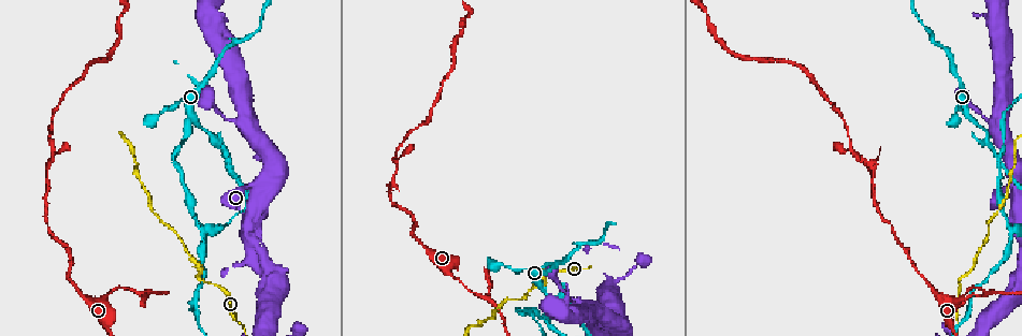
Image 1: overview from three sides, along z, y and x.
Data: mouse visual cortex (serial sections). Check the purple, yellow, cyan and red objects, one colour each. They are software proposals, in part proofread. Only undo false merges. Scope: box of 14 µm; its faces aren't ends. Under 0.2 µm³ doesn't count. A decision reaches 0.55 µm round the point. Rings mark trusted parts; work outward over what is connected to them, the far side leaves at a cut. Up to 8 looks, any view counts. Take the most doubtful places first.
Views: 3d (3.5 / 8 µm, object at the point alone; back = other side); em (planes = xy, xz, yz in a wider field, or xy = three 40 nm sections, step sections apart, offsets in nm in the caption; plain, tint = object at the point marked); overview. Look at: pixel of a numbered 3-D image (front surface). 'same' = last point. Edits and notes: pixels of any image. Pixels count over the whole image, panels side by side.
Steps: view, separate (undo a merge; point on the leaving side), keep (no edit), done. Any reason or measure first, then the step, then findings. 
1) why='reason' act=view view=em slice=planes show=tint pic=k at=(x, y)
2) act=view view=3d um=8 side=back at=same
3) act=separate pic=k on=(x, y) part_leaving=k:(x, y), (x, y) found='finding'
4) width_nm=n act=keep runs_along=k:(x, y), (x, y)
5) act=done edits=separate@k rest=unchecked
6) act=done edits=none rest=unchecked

why='sharp bend' act=view view=3d um=3.5 pic=1 at=(872, 165)

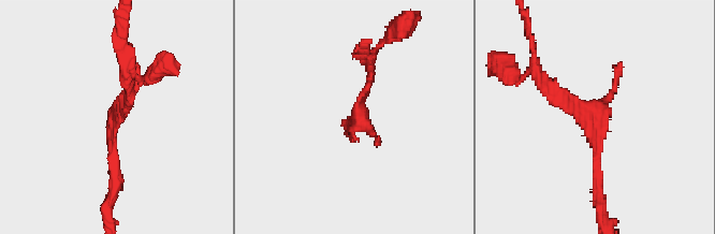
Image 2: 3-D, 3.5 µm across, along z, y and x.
act=view view=em slice=planes show=tint pic=2 at=(116, 115)

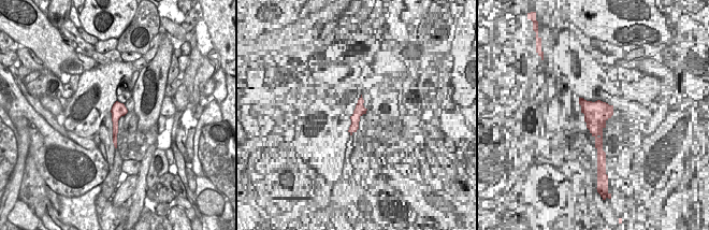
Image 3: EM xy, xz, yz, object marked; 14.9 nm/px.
act=keep runs_along=2:(599, 190), (596, 117), (541, 85) found='one cell here'

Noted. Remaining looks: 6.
why='thick turns thin' act=view view=3d um=3.5 pic=1 at=(108, 294)

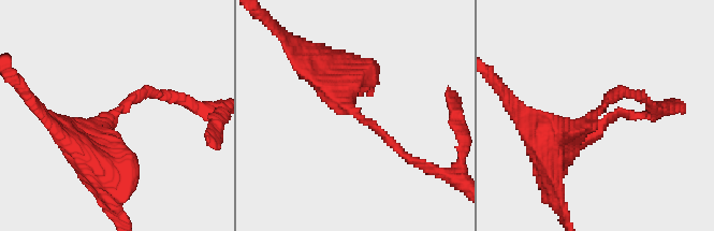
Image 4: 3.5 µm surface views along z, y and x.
arm_widths_nm=150,300 why='need the tissue' act=view view=em slice=xy step=1 show=tint pic=4 at=(357, 113)

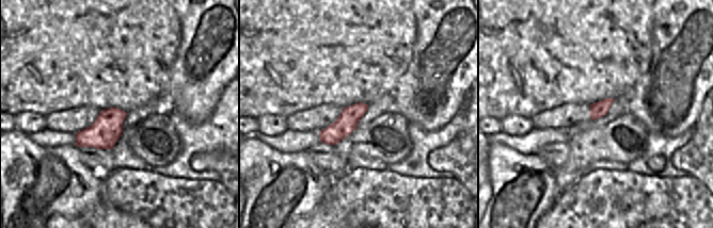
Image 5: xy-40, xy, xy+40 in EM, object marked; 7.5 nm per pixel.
act=keep found='one cell here'

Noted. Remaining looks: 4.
why='sharp bend' act=view view=em slice=xy step=2 show=tint pic=1 at=(960, 277)

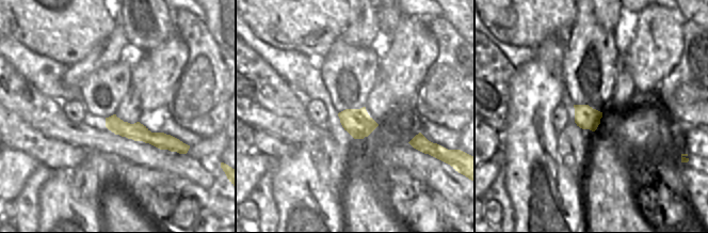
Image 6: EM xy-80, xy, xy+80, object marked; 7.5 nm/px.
why='wider look' act=view view=3d um=3.5 at=same

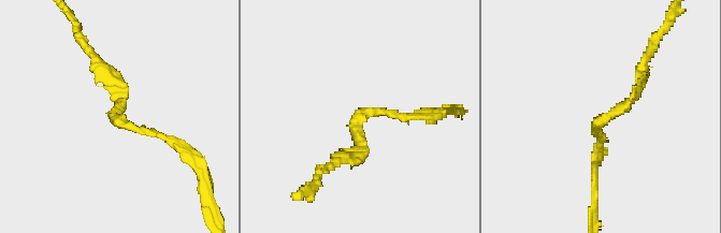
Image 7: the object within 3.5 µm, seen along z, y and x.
act=keep runs_along=7:(179, 147), (114, 117), (107, 74) found='all the same cell'

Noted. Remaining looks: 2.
why='sudden change in width' act=view view=3d um=3.5 pic=1 at=(974, 121)

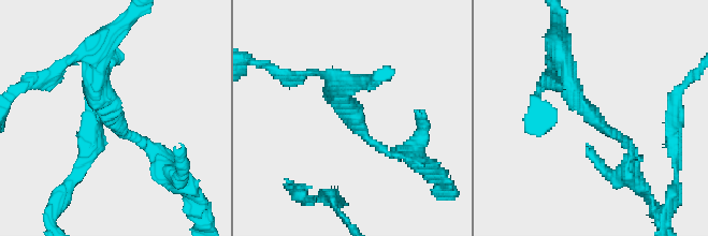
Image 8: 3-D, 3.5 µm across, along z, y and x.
why='need the tissue' act=view view=em slice=xy step=3 show=tint pic=8 at=(353, 118)

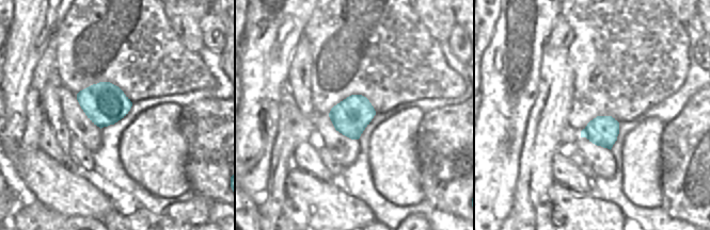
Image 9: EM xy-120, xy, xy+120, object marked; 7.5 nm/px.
arm_widths_nm=150,300 act=keep runs_along=8:(562, 58), (573, 94), (631, 150) found='continuous, no second cell'

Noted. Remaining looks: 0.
act=done edits=none rest=unchecked

